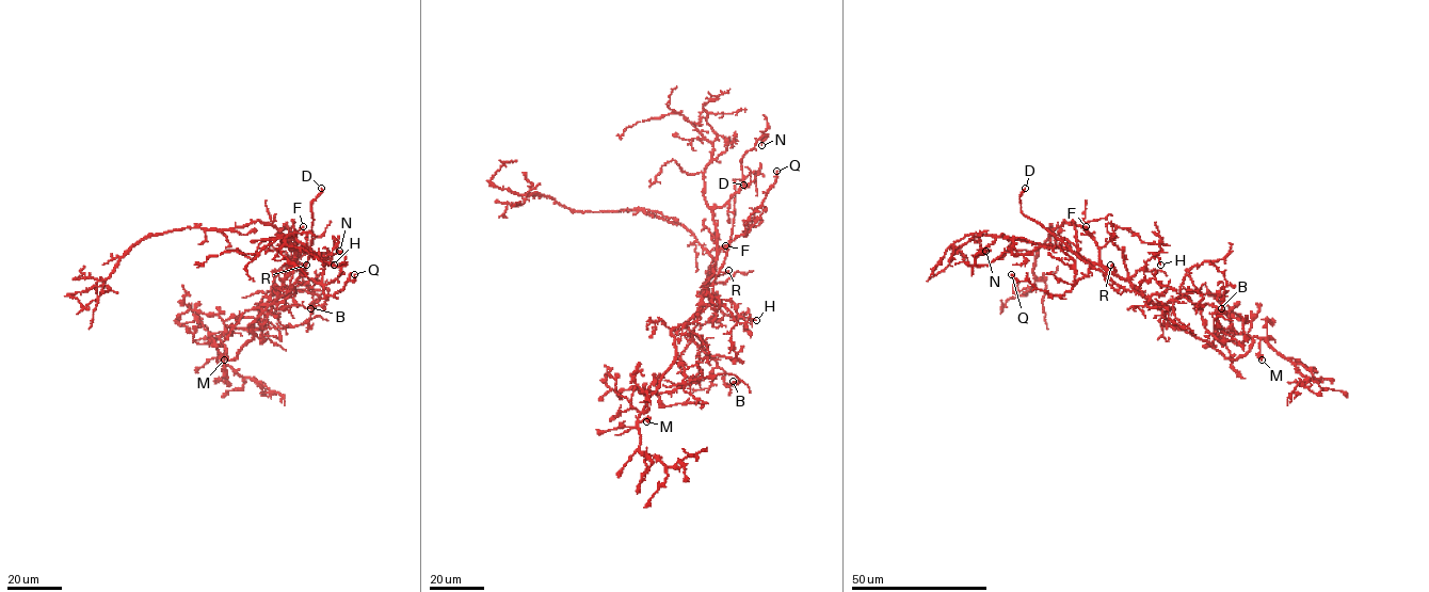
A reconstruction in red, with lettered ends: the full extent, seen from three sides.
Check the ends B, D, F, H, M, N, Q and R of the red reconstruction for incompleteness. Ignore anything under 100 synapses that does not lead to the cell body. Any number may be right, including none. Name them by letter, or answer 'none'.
D, R

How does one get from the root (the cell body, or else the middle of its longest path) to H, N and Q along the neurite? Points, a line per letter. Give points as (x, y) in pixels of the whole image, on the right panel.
H: (1110, 272), (1128, 278), (1157, 253), (1160, 265)
N: (1110, 272), (1066, 249), (1045, 246), (1025, 254), (1002, 253), (988, 265), (977, 266), (974, 256), (985, 251)
Q: (1110, 272), (1101, 266), (1092, 266), (1088, 274), (1062, 296), (1049, 296), (1011, 274)

